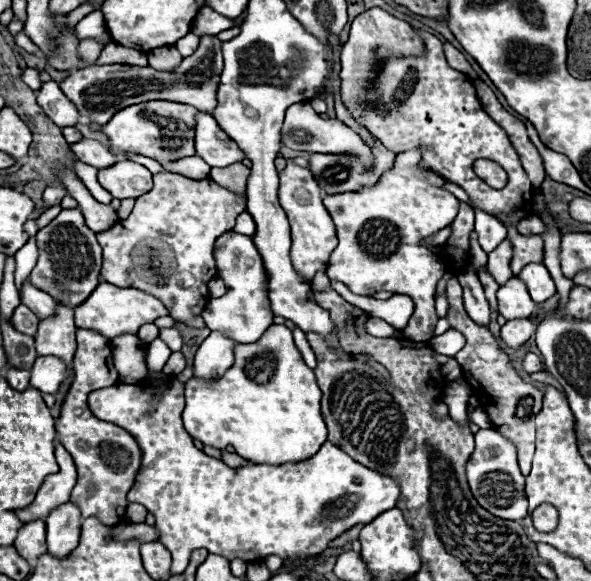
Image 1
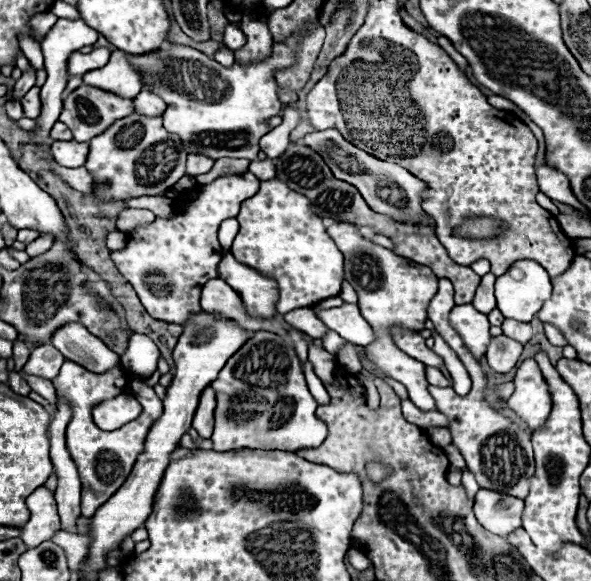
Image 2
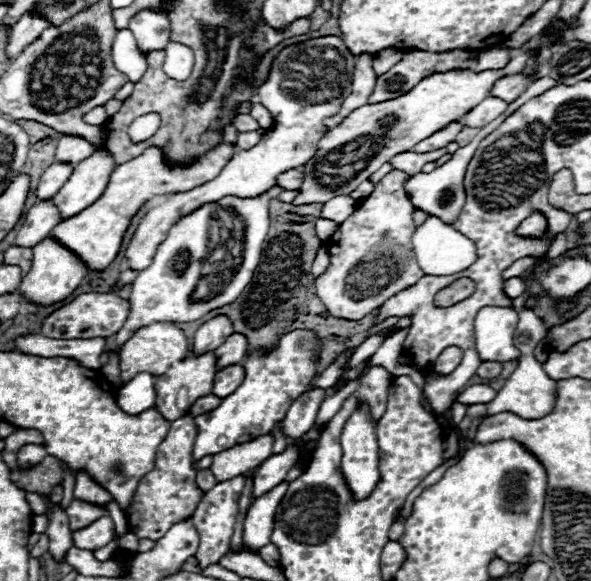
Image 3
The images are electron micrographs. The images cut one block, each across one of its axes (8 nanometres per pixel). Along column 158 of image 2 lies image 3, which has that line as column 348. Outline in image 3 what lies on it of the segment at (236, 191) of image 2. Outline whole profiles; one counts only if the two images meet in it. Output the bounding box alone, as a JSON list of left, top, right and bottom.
[316,170,424,320]

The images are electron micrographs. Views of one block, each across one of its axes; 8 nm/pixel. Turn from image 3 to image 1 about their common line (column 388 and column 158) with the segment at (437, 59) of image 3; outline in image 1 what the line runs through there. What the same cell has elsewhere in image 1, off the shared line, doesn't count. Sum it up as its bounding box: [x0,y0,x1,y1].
[62,36,222,124]

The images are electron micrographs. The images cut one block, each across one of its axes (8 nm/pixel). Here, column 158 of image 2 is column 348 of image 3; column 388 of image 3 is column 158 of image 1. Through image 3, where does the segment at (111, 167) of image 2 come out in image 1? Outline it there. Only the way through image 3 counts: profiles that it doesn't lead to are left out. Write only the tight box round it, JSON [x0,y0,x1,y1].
[104,100,196,162]

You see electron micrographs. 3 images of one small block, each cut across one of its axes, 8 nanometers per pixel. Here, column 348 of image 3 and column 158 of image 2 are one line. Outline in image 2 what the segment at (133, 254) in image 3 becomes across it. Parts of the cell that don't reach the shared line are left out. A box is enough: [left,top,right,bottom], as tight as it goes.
[130,32,304,160]

